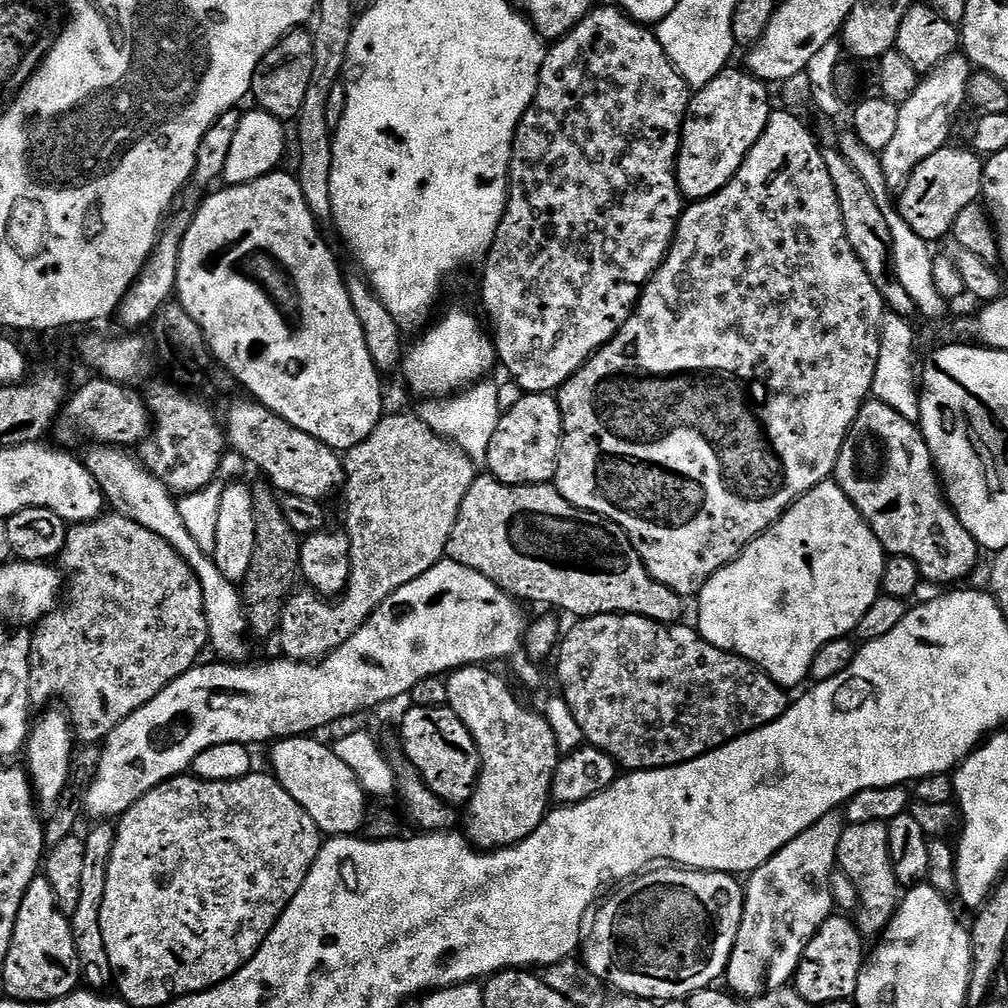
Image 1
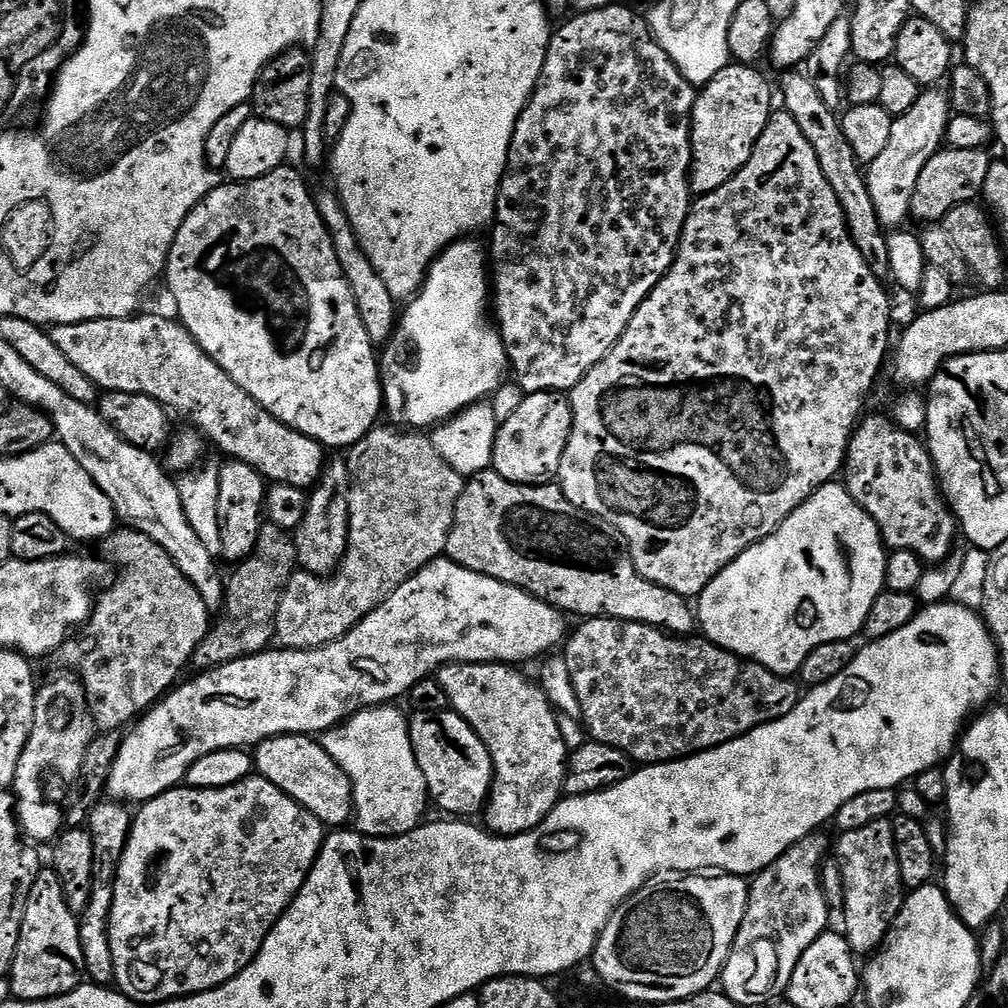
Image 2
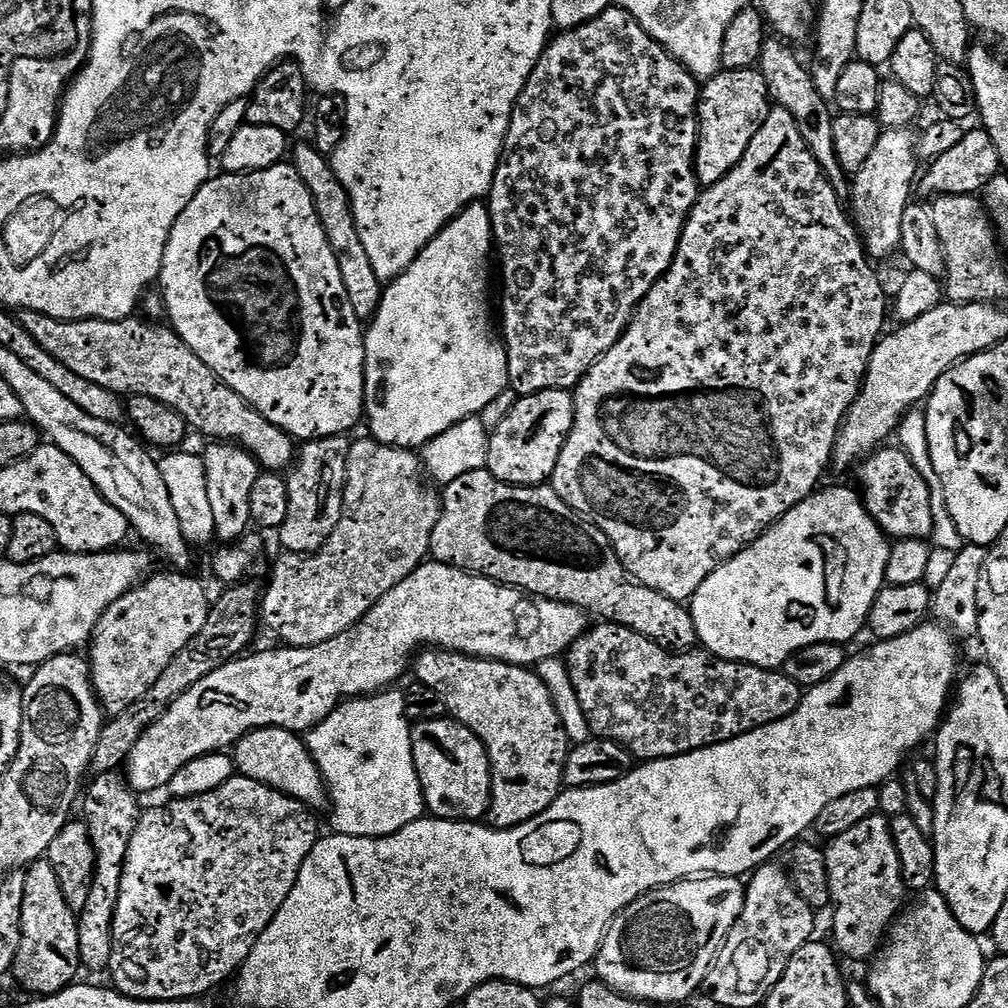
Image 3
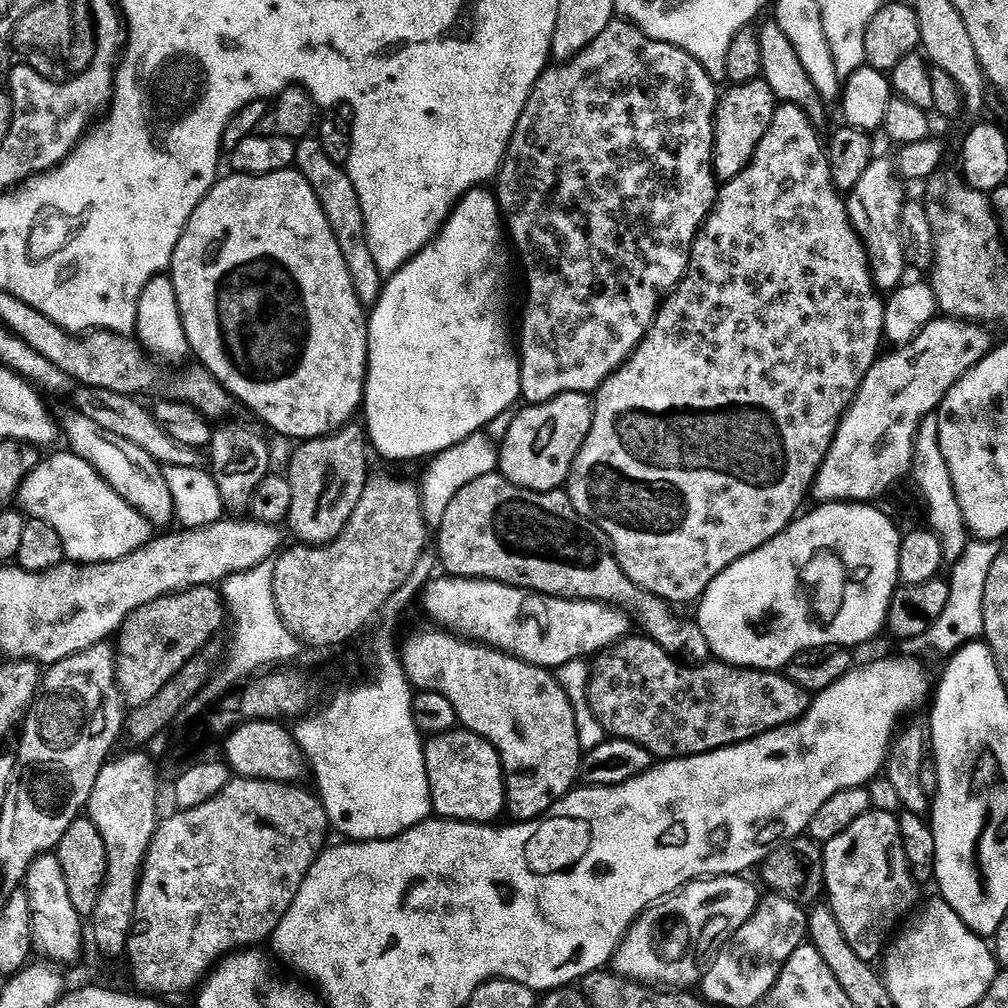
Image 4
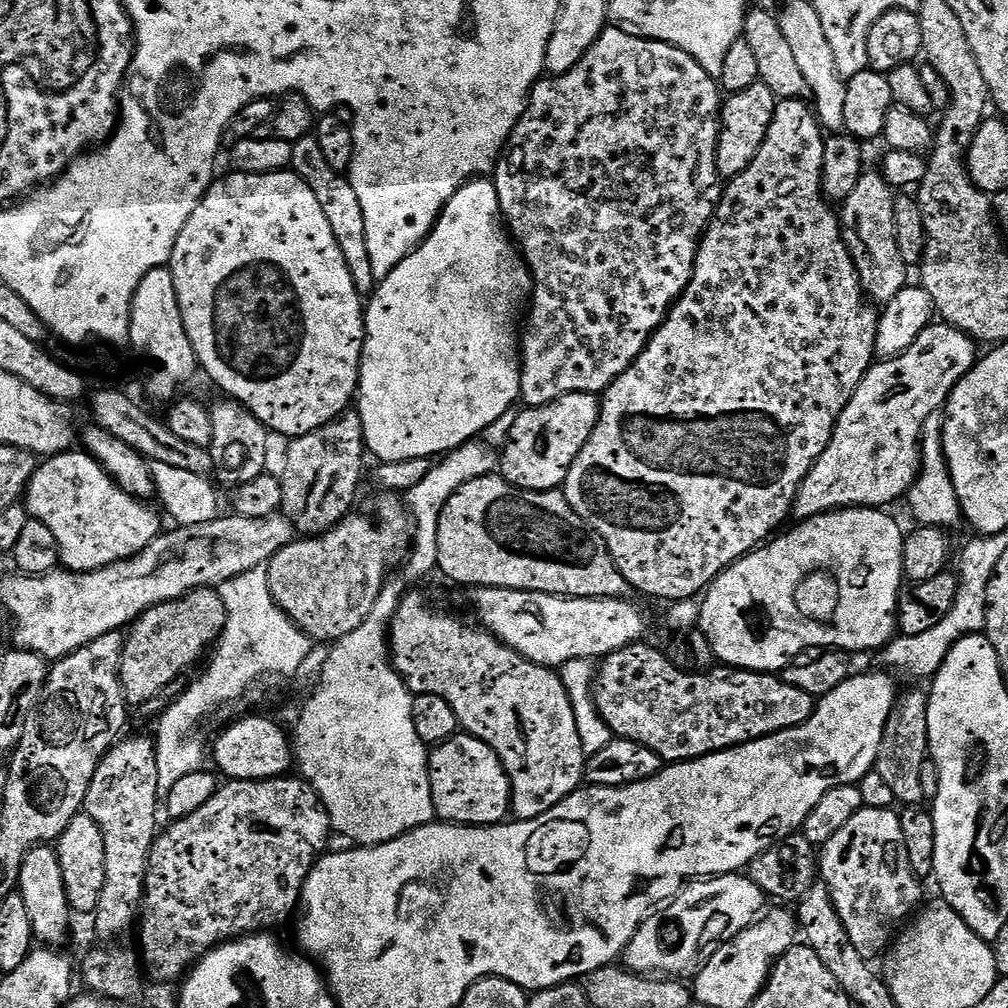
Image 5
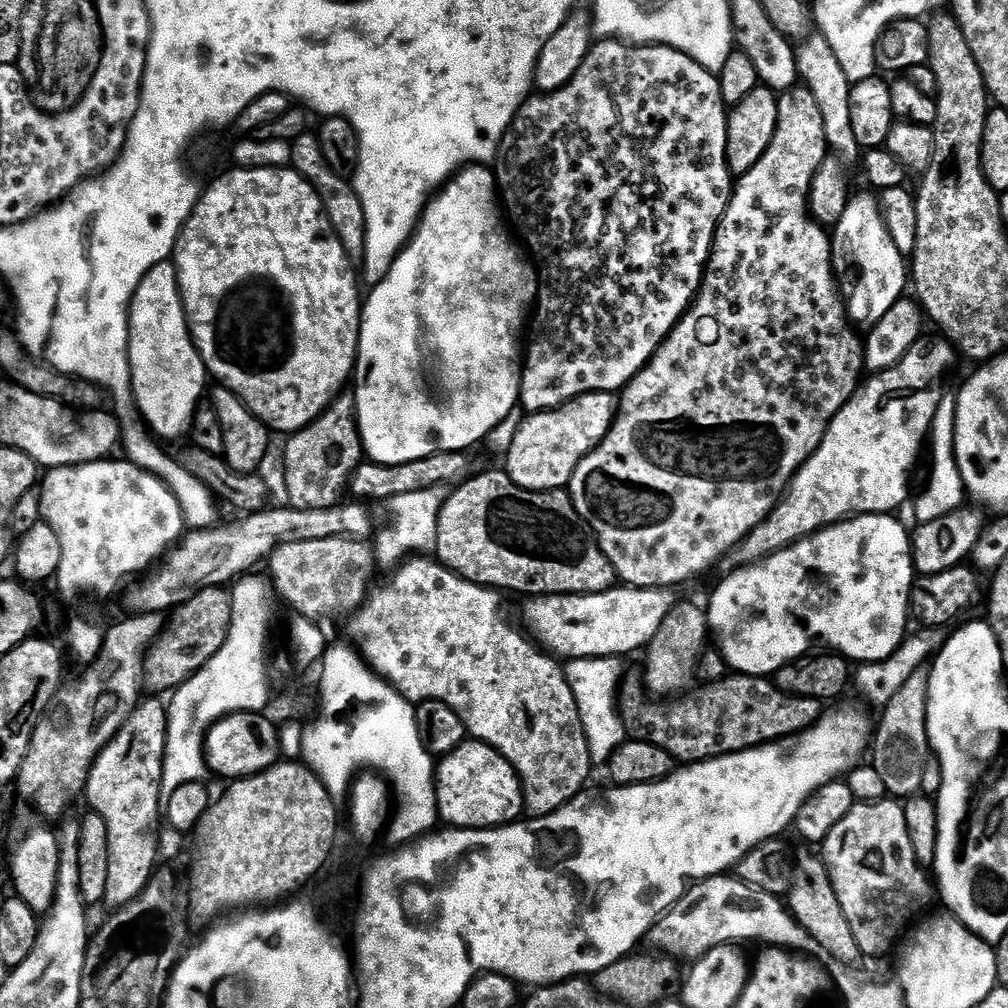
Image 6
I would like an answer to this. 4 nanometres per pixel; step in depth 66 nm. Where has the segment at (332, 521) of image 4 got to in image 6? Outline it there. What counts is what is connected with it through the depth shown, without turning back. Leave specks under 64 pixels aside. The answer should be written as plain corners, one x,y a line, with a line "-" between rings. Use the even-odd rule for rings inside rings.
341,394
333,400
332,405
318,419
310,422
302,430
291,433
288,442
283,445
284,476
287,505
296,509
333,508
343,499
343,492
355,469
363,461
364,452
360,443
360,427
356,424
356,398
352,394

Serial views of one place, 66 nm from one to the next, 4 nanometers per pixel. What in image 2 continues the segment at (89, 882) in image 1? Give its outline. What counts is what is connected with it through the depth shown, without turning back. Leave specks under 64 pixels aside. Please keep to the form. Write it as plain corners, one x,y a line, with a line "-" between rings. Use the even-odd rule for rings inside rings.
111,798
93,803
88,814
86,827
94,842
94,874
92,875
92,893
84,912
79,913
80,941
84,951
84,972
91,983
108,986
114,980
114,962
110,954
108,937
108,919
112,909
112,886
116,882
118,857
124,853
128,835
132,829
133,813
127,812
123,803

